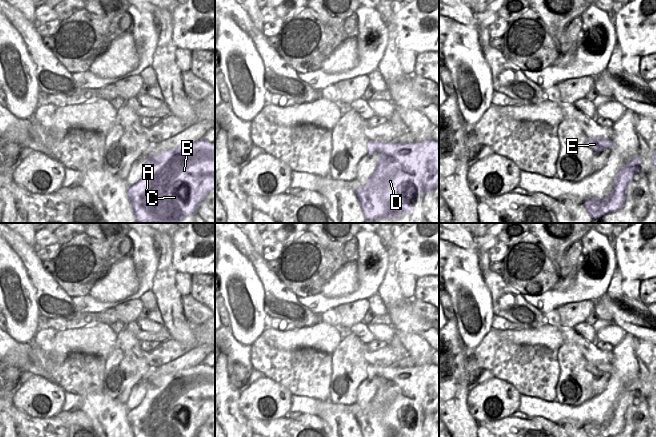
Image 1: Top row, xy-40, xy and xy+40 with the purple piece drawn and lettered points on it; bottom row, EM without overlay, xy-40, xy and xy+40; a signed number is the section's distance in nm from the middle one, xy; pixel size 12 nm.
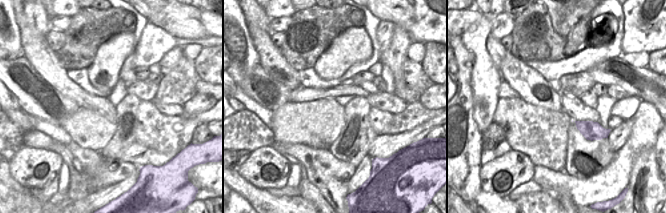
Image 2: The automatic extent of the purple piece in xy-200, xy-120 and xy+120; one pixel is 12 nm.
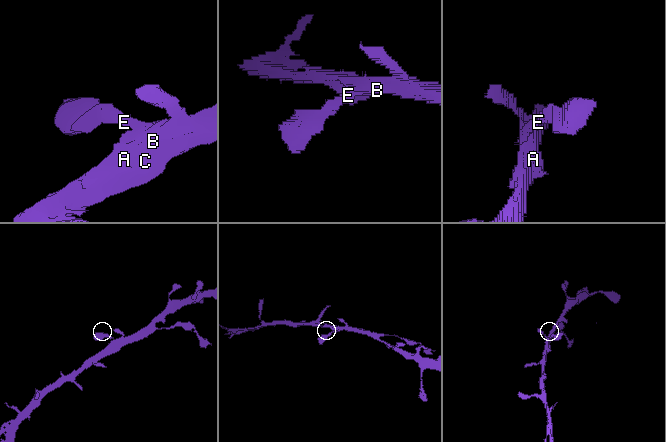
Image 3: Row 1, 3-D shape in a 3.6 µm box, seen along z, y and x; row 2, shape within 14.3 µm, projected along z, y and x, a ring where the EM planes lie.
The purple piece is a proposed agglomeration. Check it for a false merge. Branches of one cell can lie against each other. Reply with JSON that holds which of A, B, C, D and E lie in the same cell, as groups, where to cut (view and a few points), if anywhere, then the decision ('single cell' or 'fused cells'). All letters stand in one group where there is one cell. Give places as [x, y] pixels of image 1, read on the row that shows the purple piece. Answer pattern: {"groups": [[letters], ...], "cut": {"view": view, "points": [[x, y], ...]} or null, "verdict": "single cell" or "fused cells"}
{"groups": [["A", "B", "C", "D", "E"]], "cut": null, "verdict": "single cell"}

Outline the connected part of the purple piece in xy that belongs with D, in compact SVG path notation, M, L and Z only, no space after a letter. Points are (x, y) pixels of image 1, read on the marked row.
M423 140L409 144L368 141L368 153L381 153L378 165L369 180L355 191L366 220L398 219L413 210L410 201L418 198L418 191L439 187L439 142Z

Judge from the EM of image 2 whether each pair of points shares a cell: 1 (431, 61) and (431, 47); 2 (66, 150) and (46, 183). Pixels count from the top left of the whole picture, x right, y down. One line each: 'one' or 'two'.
1: one
2: two

